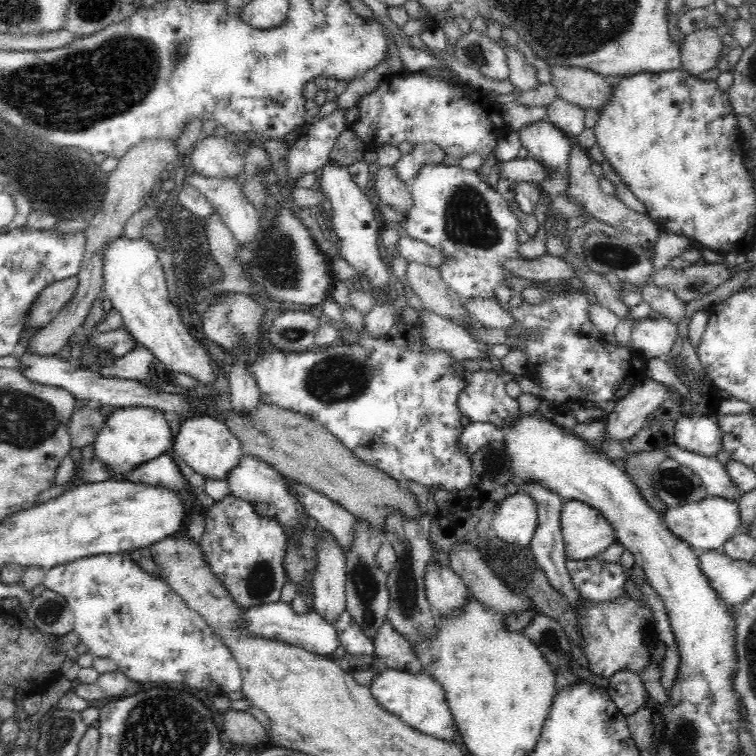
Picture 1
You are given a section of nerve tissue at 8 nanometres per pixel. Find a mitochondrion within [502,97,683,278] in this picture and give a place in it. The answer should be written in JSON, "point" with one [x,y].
{"point":[616,256]}

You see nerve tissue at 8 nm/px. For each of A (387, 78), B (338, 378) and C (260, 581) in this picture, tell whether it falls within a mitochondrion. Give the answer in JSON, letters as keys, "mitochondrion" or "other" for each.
{"A":"other","B":"mitochondrion","C":"mitochondrion"}

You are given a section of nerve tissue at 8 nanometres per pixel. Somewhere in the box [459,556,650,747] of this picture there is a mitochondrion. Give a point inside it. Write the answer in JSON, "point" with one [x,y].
{"point":[548,638]}

